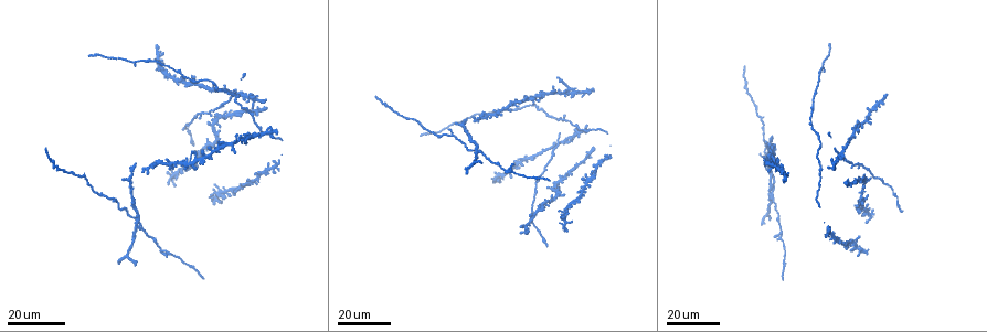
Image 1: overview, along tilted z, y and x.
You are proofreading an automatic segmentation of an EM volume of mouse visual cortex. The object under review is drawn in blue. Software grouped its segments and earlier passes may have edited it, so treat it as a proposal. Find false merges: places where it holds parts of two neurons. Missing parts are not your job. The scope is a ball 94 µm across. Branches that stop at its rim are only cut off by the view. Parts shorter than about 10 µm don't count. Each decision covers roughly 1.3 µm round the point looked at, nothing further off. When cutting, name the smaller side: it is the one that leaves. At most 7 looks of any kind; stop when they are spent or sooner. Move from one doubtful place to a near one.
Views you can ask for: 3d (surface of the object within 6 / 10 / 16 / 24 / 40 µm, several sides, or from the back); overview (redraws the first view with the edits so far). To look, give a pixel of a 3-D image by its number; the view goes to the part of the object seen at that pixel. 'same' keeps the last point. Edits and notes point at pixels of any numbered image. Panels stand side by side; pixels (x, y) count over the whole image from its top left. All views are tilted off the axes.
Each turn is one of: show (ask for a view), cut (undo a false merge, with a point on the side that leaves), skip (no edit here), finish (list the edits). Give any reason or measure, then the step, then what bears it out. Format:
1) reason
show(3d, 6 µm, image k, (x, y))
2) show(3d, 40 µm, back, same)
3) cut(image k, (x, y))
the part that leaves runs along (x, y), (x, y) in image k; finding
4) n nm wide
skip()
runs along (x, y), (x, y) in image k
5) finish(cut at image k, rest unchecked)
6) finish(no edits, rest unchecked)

show(3d, 24 µm, image 1, (579, 125))

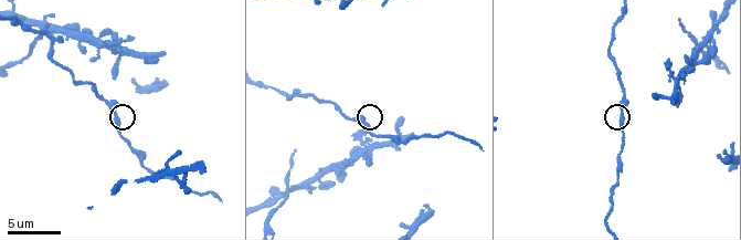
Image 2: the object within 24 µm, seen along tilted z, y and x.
show(3d, 6 µm, image 2, (117, 118))

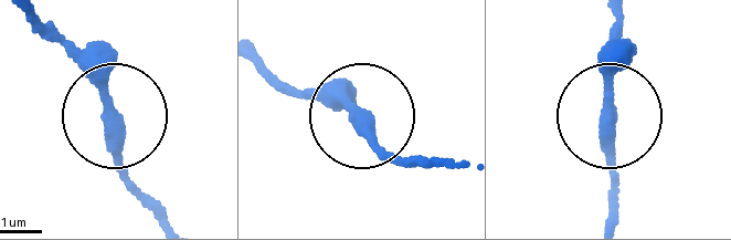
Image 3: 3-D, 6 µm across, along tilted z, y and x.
skip()
continuous, no second neuron

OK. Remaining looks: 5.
four-way junction
show(3d, 24 µm, image 1, (219, 195))

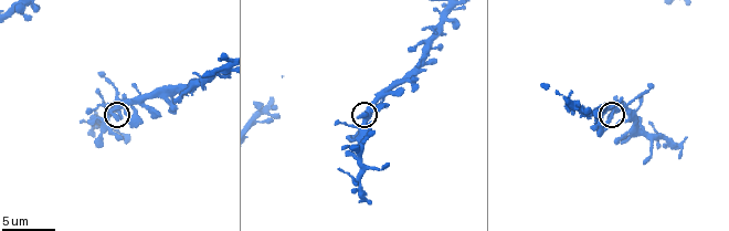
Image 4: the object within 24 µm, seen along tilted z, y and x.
closer look
show(3d, 6 µm, image 4, (119, 107))

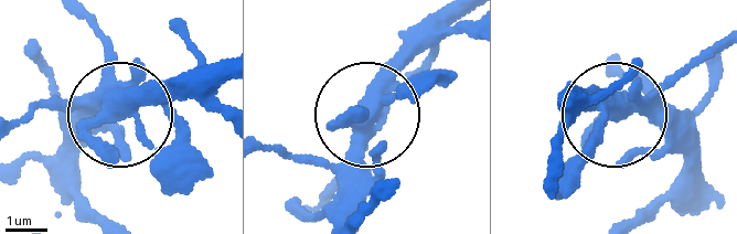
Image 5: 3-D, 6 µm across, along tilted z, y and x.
skip()
continuous, no second neuron

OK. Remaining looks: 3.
a fork
show(3d, 16 µm, image 1, (773, 193))

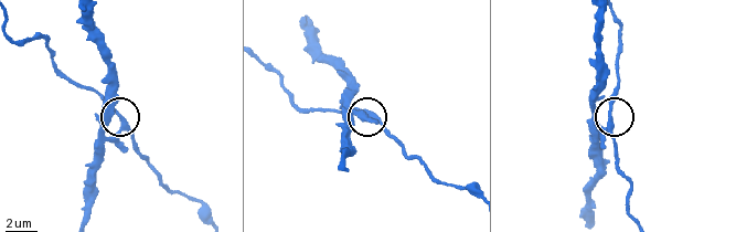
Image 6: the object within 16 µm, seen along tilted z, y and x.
closer look
show(3d, 10 µm, image 6, (612, 129))

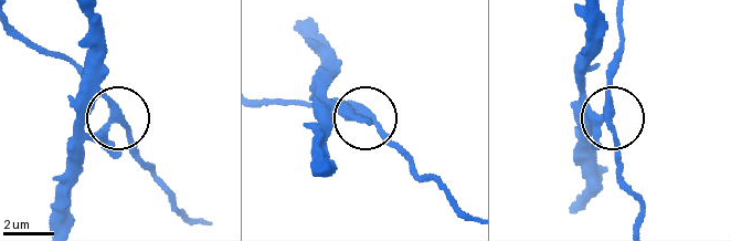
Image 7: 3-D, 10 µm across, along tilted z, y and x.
3 arms
cut(image 7, (83, 155))
the part that leaves runs along (102, 127), (87, 133), (81, 125), (94, 14) in image 7; a second neuron is stuck on

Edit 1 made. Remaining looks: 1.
finish(cut at image 7, rest unchecked)

